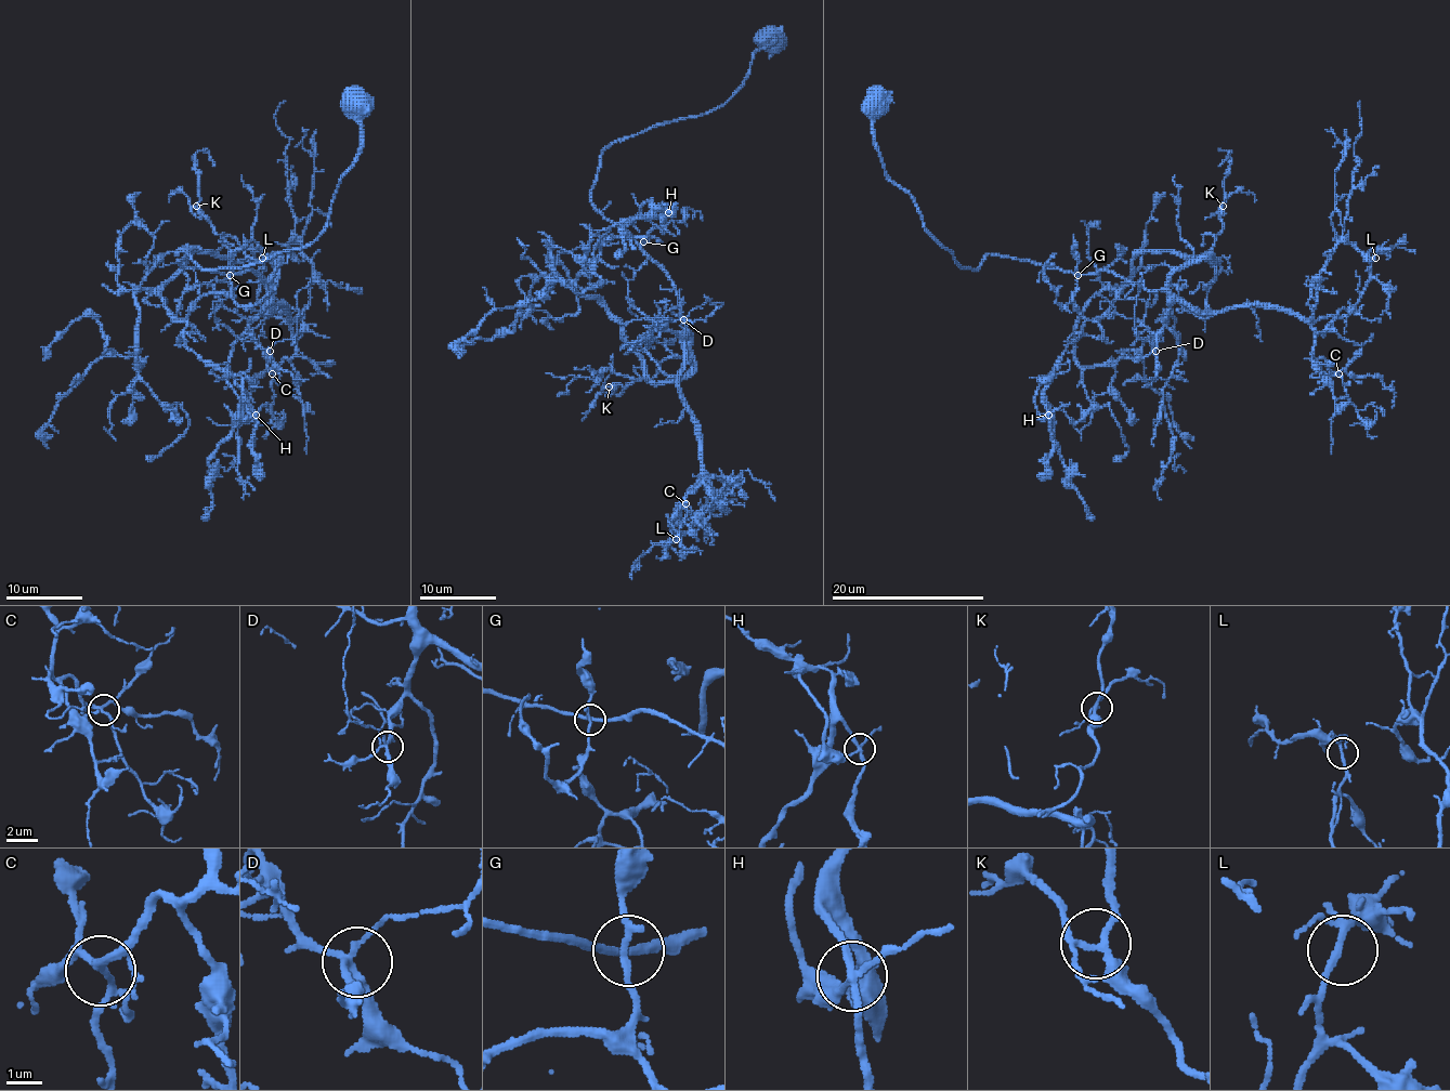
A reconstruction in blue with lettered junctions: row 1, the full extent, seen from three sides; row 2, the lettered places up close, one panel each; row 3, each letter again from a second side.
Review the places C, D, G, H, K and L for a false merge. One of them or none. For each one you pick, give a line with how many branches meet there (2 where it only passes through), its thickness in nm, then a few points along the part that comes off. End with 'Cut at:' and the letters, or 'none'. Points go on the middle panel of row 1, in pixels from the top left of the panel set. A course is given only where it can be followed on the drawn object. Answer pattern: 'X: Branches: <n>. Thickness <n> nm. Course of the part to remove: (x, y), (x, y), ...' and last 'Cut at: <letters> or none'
Cut at: none

